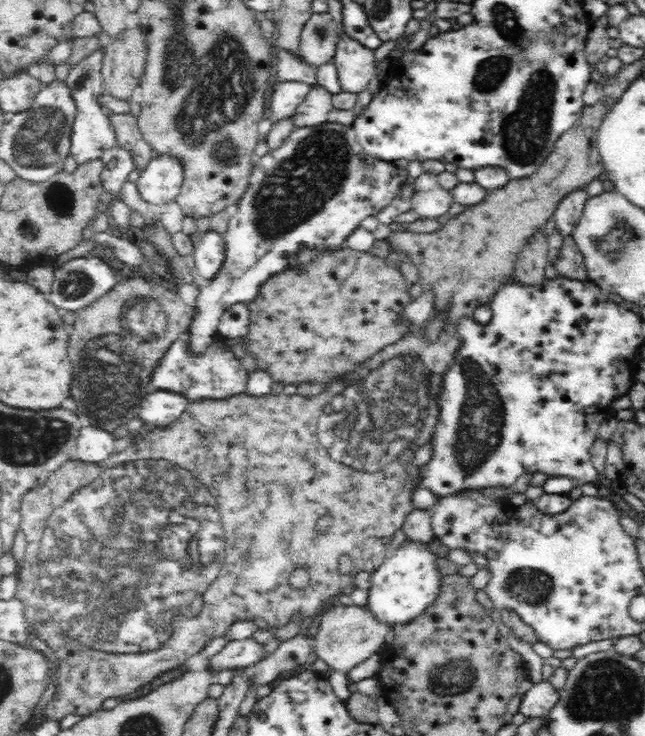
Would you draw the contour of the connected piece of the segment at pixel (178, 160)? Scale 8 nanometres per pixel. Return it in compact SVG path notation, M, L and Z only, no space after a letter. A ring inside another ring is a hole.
M170 151L154 152L137 183L146 202L164 204L179 195L186 178L187 169L183 157Z

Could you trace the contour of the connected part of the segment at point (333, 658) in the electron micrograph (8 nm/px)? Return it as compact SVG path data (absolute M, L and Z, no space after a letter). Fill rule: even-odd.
M367 605L333 606L322 612L316 634L312 637L312 651L334 670L347 673L355 665L363 663L372 654L386 648L386 639L392 635L393 624L380 619Z

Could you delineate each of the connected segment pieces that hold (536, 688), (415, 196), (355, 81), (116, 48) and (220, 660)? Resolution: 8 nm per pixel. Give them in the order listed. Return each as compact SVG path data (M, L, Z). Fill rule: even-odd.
M548 679L533 683L524 694L520 711L527 717L547 720L550 710L560 700L560 689L554 688Z
M427 172L415 180L412 196L407 199L417 214L430 219L447 213L452 203L451 193L440 188L437 176Z
M346 30L338 36L333 62L344 91L358 93L366 86L372 86L379 76L374 50L366 48Z
M133 26L110 44L101 60L100 76L105 94L116 100L129 100L139 86L145 65L144 37Z
M253 638L228 640L220 652L208 658L207 671L214 675L222 670L247 671L250 665L264 658L261 646Z

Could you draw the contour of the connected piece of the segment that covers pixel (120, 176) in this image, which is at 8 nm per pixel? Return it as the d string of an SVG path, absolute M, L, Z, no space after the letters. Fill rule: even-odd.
M116 142L104 151L101 159L104 163L104 188L116 195L122 183L128 181L129 174L135 170L134 153L122 143Z

